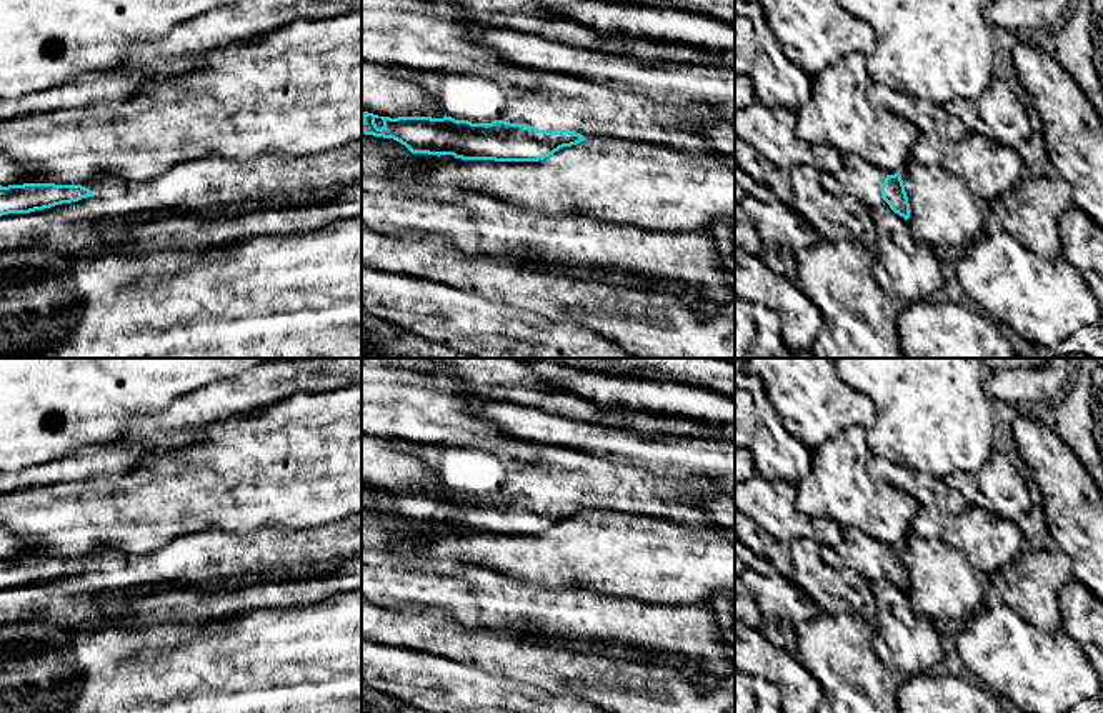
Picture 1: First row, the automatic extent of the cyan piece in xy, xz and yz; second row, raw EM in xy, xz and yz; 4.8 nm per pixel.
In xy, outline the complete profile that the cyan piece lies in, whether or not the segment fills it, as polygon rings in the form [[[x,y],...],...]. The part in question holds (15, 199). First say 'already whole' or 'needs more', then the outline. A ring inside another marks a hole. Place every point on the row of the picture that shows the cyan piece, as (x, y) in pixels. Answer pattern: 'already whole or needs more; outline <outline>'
already whole; outline [[[23,183],[0,185],[0,217],[8,213],[30,213],[62,203],[78,202],[93,192],[82,185]]]

